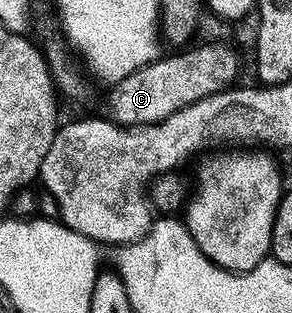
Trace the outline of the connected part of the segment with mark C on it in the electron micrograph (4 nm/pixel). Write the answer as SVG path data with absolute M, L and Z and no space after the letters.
M233 45L198 46L195 50L190 49L170 52L167 58L159 57L149 66L123 73L113 83L109 117L120 126L151 126L163 122L165 118L172 116L172 112L180 112L180 108L196 104L221 90L231 89L239 81L240 54Z

